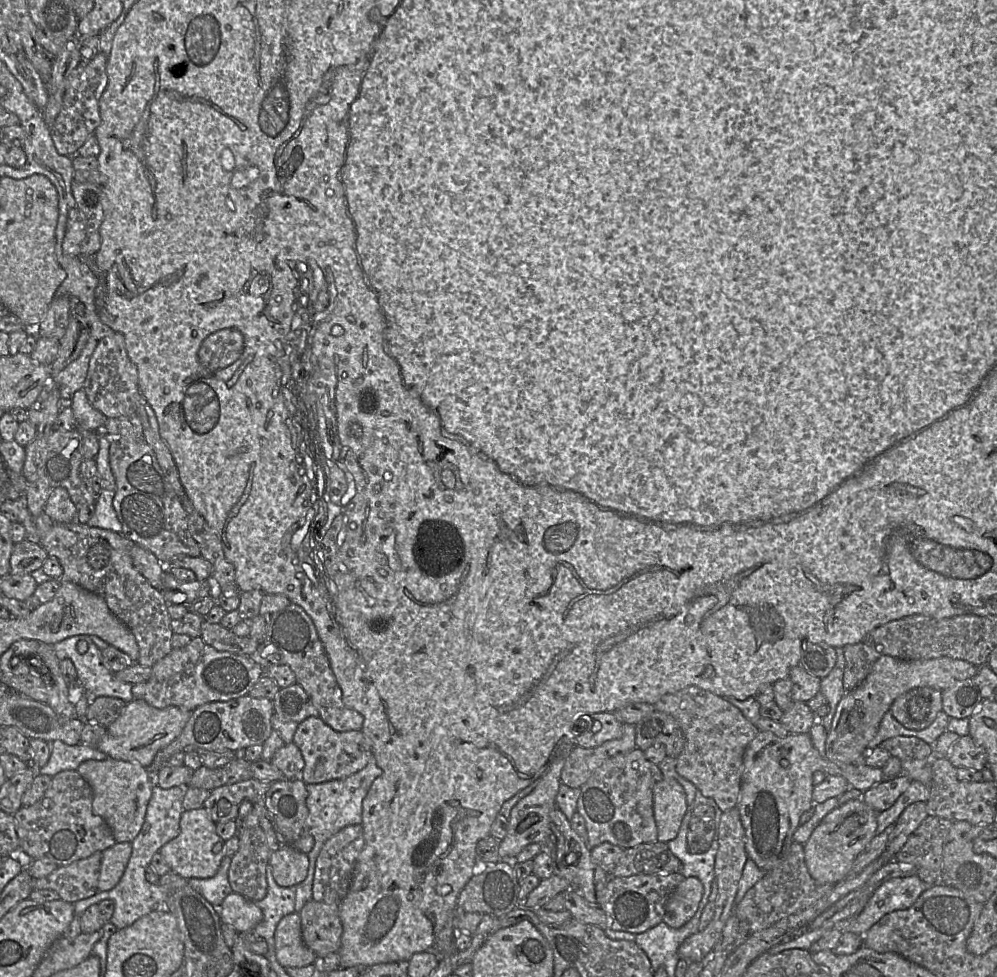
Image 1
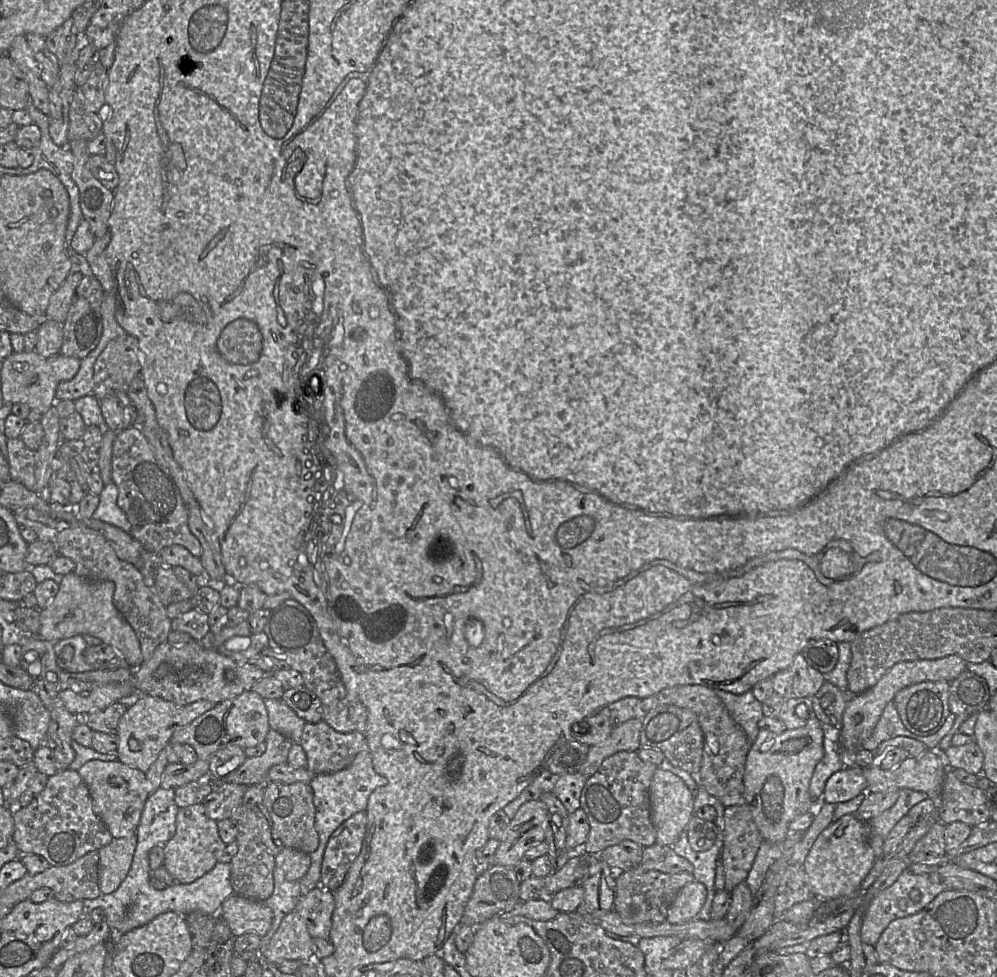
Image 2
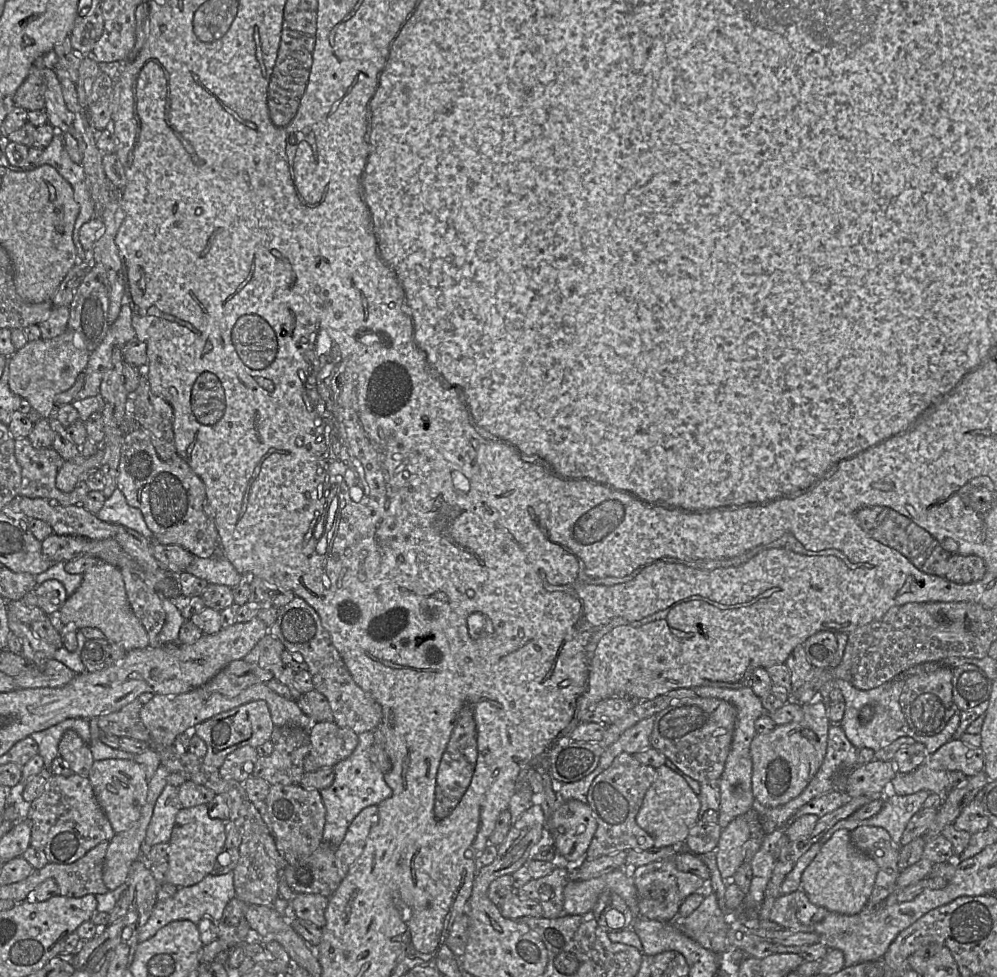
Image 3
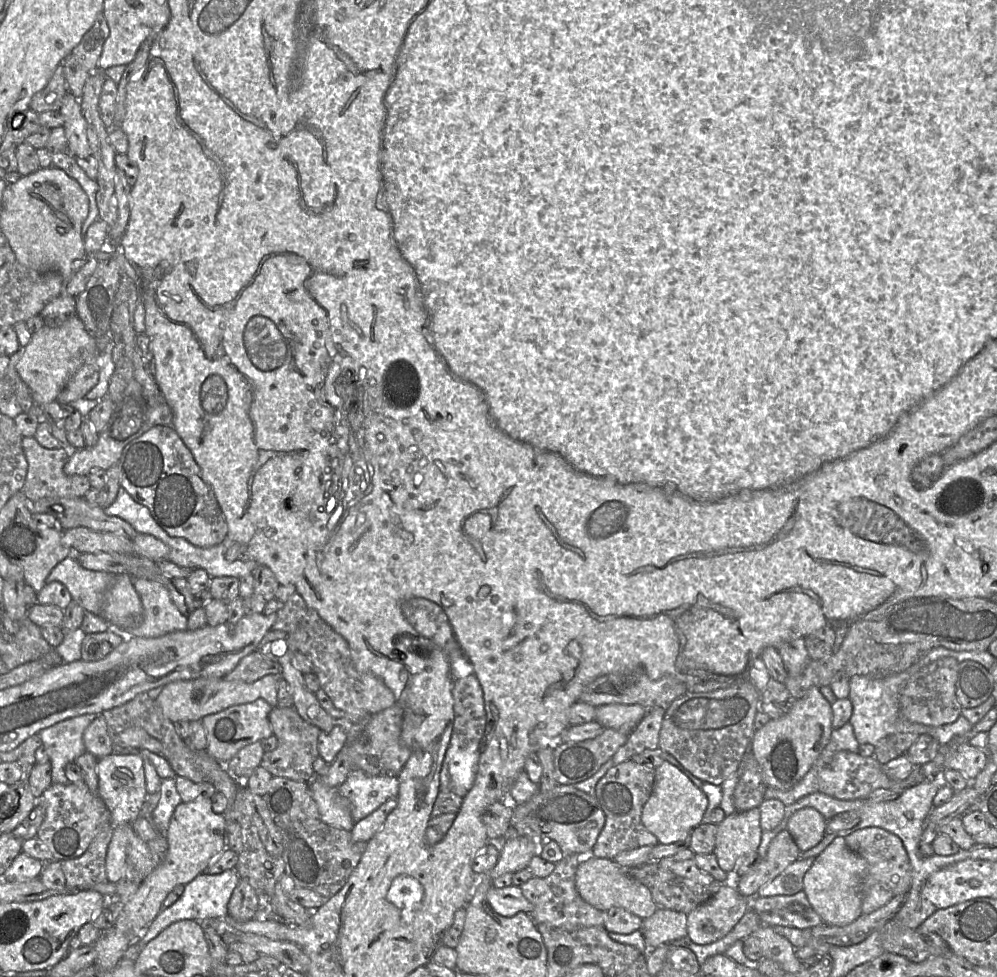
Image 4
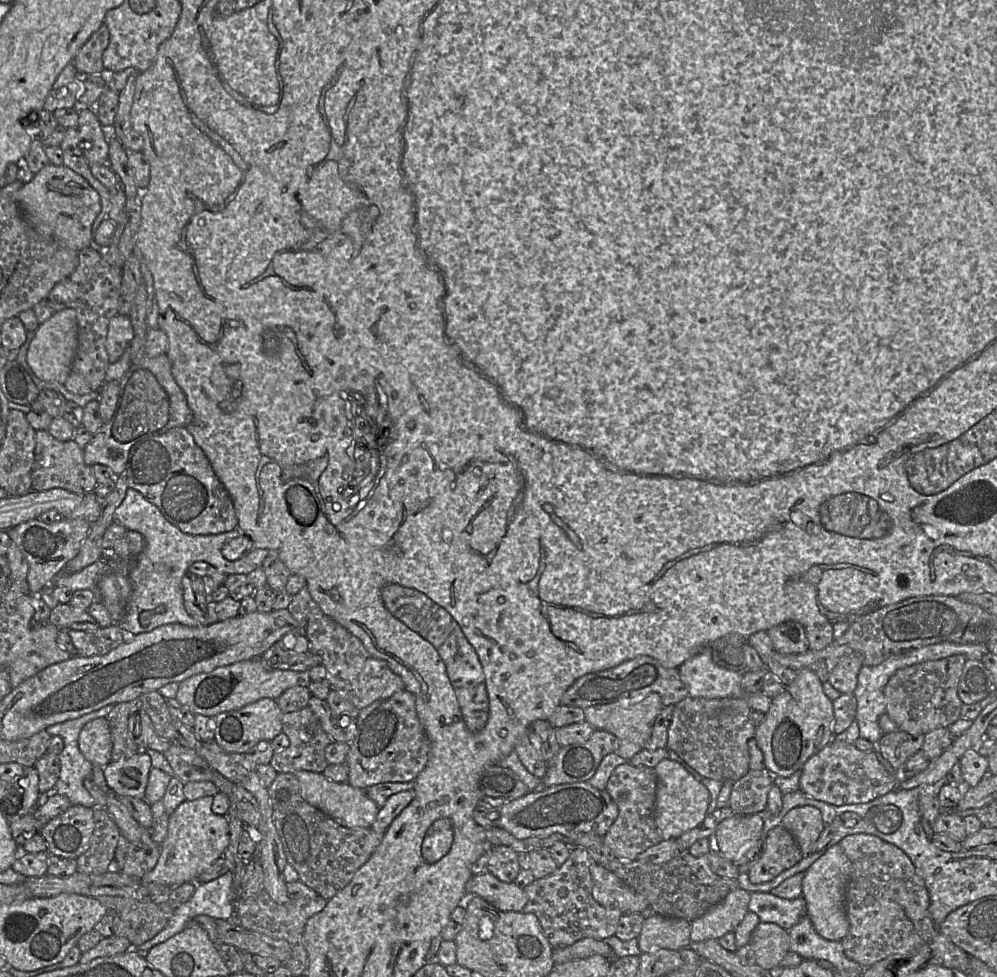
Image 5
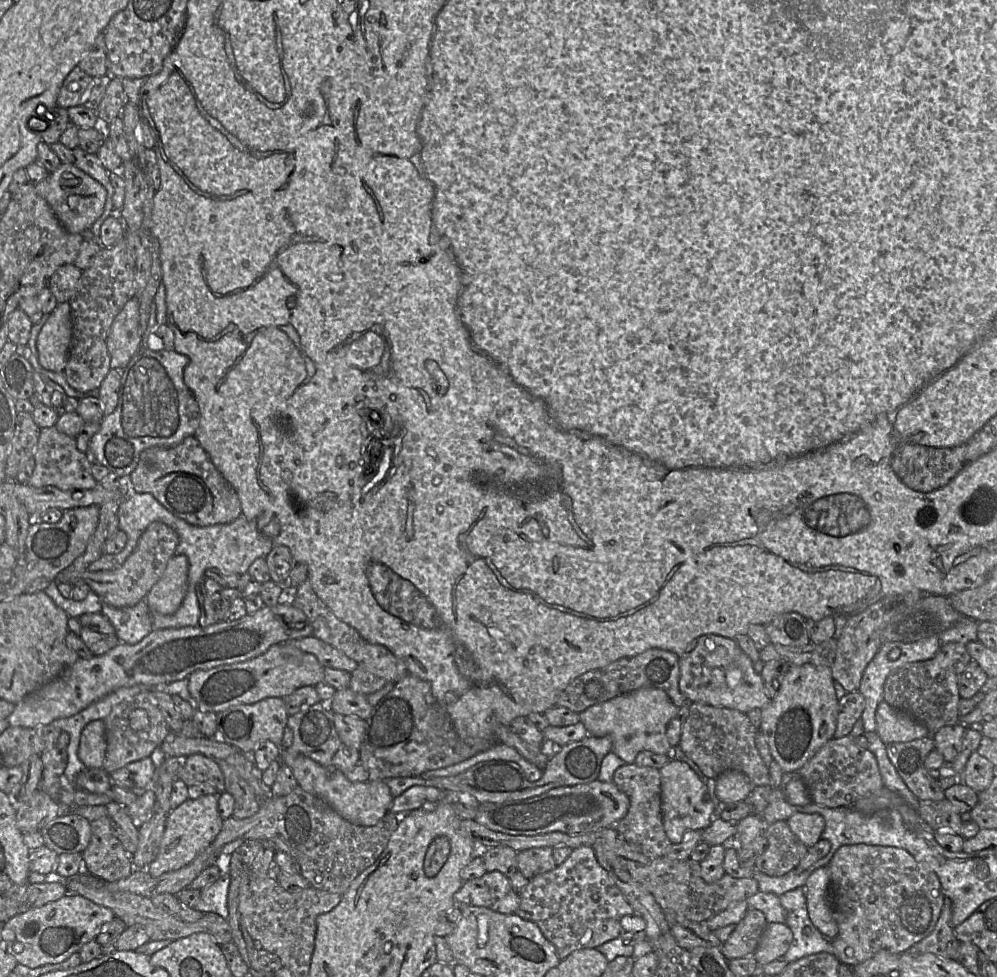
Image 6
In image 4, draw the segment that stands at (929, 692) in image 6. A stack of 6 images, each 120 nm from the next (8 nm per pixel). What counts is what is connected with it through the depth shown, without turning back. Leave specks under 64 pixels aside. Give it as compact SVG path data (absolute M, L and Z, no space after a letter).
M952 657L938 659L915 673L907 682L900 696L903 718L927 726L940 727L951 724L961 715L955 693L959 662Z

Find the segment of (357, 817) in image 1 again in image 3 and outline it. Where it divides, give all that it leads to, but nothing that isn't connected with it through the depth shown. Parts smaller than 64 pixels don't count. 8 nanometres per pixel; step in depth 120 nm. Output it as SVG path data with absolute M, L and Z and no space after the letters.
M373 731L359 734L358 744L352 754L333 767L335 773L333 783L329 787L320 790L325 807L322 841L334 848L341 844L349 825L361 810L369 805L378 805L392 795L392 789L385 782L384 774L369 758L373 742Z

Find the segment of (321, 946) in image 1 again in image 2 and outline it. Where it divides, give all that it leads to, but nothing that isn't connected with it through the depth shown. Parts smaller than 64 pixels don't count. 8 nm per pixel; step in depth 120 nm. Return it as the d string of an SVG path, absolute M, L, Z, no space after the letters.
M317 886L301 895L294 909L305 921L312 938L329 939L335 901L333 893Z

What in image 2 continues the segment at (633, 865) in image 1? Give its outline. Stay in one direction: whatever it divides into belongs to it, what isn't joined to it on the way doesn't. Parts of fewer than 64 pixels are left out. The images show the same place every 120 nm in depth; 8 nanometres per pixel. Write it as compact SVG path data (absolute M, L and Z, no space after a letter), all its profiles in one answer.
M655 843L644 847L642 859L637 869L657 870L663 873L676 874L681 872L693 872L692 863L679 856L669 845Z

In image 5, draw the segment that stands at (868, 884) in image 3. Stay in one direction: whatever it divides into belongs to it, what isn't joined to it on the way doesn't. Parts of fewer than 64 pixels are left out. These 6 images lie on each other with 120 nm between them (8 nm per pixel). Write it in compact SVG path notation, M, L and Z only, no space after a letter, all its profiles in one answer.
M839 843L828 848L805 872L802 896L806 901L807 914L817 933L827 940L842 941L848 934L845 892L851 872L852 864Z

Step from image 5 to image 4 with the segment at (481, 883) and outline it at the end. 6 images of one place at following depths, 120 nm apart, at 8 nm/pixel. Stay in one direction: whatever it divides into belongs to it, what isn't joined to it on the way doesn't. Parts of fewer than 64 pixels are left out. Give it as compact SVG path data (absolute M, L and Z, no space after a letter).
M513 885L506 888L490 887L487 900L494 912L504 917L533 911L533 905L524 897L521 888Z

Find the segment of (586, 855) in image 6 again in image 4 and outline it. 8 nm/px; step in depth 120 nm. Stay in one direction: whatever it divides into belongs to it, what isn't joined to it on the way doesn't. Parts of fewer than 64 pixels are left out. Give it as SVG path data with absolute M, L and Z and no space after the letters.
M577 854L566 855L555 864L555 869L549 876L532 877L520 886L524 897L533 905L533 911L529 915L536 925L545 924L566 931L604 926L606 912L600 911L584 901L575 886L576 872L582 858Z

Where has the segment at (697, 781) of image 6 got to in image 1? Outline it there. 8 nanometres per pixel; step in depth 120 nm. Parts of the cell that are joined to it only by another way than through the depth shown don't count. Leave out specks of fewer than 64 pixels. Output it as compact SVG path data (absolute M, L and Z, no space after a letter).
M663 778L653 787L653 812L657 840L669 842L679 831L688 809L683 787L673 778Z

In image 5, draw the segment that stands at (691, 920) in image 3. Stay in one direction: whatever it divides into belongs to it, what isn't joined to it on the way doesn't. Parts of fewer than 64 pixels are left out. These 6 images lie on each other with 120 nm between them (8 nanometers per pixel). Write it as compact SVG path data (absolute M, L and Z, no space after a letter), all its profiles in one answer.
M739 887L701 917L691 921L691 942L719 939L734 932L749 911L751 893Z

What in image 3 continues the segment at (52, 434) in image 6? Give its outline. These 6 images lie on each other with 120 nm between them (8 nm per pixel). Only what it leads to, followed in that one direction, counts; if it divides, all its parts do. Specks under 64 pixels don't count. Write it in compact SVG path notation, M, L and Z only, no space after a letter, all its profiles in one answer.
M27 437L24 439L15 439L15 457L21 466L21 496L47 499L49 501L55 501L62 506L71 506L81 505L85 496L90 491L85 480L80 480L69 493L62 492L56 487L56 476L64 460L52 448L37 449Z

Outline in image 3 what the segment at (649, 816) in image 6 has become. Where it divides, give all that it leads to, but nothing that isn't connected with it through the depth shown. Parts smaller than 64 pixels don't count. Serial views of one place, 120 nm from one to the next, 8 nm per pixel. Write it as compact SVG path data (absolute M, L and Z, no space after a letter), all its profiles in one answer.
M623 752L594 779L587 793L587 804L597 821L597 830L585 859L593 860L631 849L648 850L654 846L653 837L637 824L636 816L654 780L655 772L654 767L645 765L633 755Z

